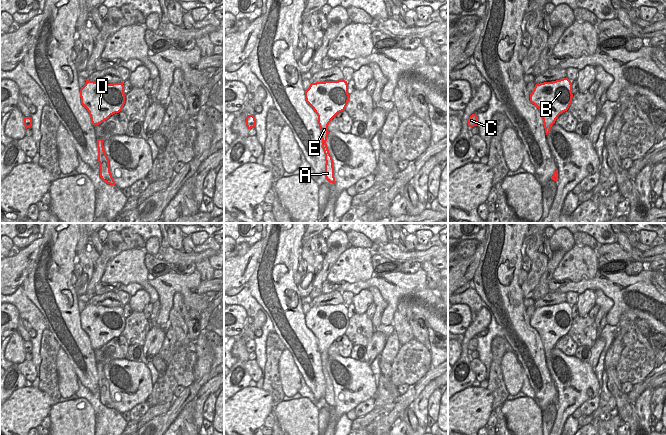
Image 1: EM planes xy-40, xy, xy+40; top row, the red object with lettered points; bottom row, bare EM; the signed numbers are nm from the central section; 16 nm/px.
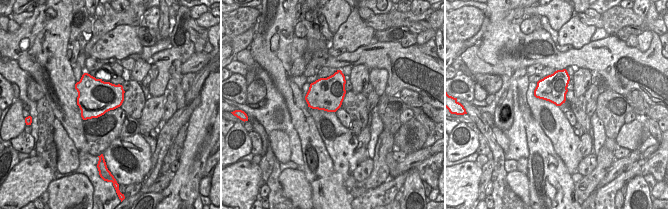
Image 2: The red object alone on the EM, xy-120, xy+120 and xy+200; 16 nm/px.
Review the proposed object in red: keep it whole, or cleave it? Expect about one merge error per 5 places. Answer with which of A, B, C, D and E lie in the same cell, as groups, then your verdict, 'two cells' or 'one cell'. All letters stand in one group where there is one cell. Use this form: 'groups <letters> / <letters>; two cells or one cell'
groups A B C D E; one cell

